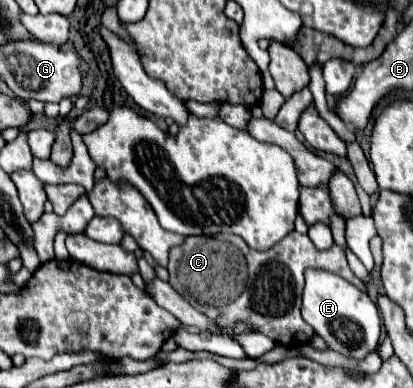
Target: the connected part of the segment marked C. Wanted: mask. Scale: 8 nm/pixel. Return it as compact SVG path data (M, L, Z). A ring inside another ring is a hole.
M290 232L276 246L266 252L252 250L240 236L216 234L216 236L190 236L182 246L170 250L170 284L180 292L194 308L204 312L208 318L218 320L222 326L230 326L238 320L258 326L258 332L274 338L278 344L288 348L298 348L310 340L314 330L300 316L300 300L304 290L304 270L320 268L334 272L362 292L368 292L366 284L360 282L348 262L346 254L332 246L326 252L314 250L308 236ZM244 260L248 266L248 276L244 282Z

